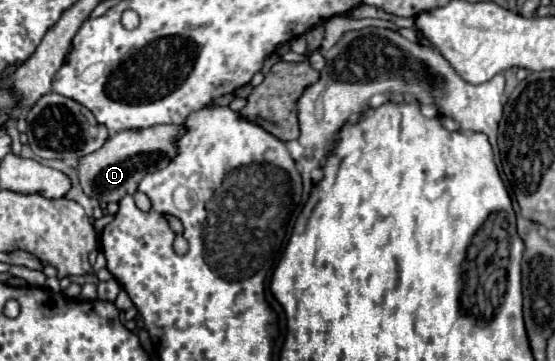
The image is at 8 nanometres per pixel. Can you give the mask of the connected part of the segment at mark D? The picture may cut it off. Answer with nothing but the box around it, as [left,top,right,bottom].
[76,124,182,204]

